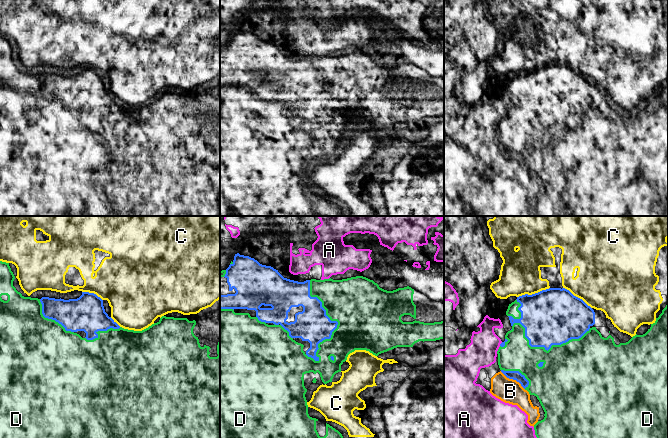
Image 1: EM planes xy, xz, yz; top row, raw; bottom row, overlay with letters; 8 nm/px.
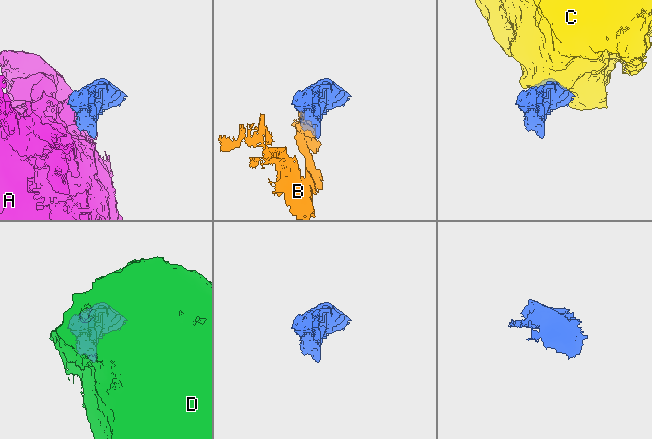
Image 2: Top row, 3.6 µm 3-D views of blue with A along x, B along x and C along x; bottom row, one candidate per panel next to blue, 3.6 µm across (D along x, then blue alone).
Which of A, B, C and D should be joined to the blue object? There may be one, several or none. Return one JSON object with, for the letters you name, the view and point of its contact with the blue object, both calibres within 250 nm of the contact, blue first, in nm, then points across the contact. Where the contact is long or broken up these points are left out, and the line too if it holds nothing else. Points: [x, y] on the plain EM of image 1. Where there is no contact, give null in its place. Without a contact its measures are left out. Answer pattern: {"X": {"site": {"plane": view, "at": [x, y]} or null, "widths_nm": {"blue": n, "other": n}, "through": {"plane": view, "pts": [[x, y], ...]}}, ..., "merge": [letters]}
{"D": {"site": {"plane": "xz", "at": [334, 97]}, "widths_nm": {"blue": 280, "other": 460}}, "merge": ["D"]}

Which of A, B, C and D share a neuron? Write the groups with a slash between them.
A B / C / D

